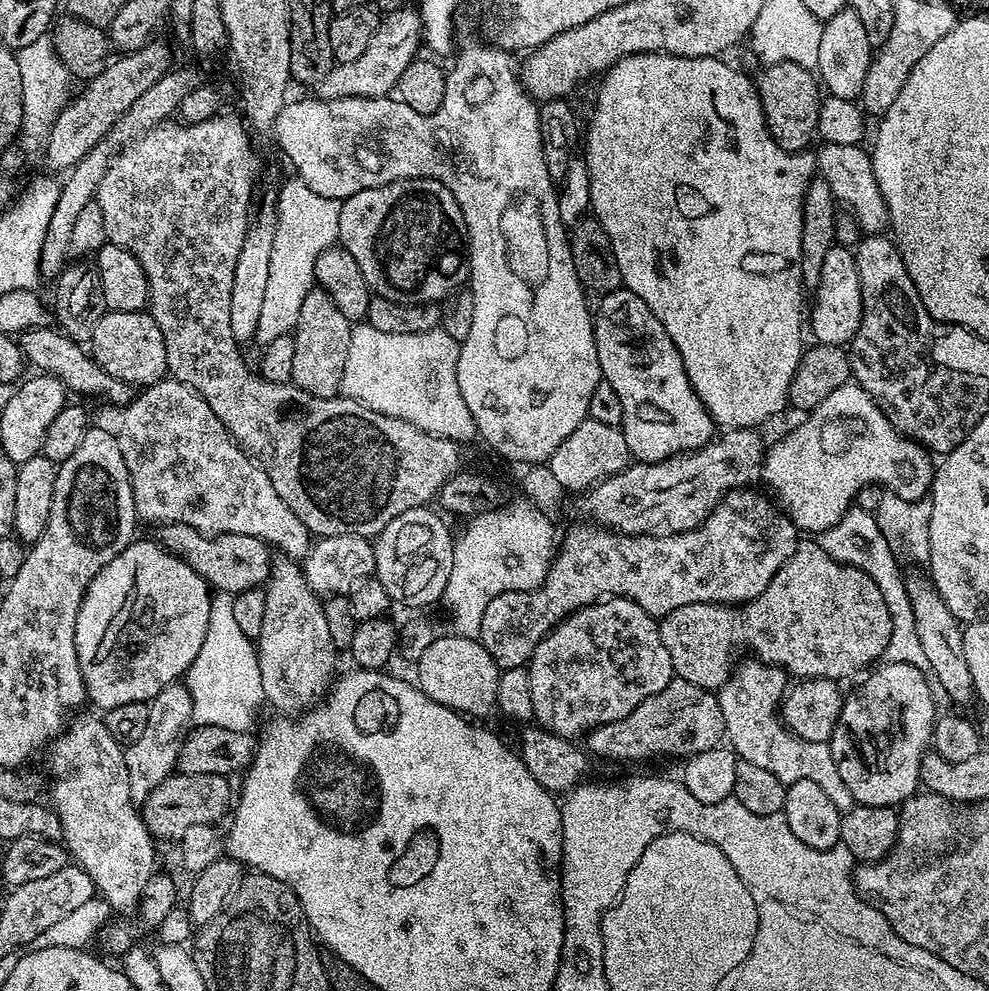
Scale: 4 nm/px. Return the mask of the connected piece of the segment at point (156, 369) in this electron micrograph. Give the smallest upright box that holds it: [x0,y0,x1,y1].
[90,310,168,386]

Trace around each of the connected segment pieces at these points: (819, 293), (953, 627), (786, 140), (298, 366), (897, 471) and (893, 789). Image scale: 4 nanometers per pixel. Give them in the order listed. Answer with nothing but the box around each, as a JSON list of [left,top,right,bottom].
[[812,246,862,346],[904,575,973,704],[758,62,822,152],[292,287,354,400],[762,382,934,534],[830,662,938,808]]

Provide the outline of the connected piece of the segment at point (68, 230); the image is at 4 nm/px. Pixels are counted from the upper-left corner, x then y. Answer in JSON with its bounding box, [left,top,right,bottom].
[40,66,202,281]

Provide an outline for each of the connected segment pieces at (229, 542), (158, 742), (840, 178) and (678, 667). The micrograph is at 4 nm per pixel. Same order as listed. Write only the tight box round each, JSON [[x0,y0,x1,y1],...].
[[159,524,273,592],[124,682,193,802],[815,143,889,234],[659,543,892,690]]

